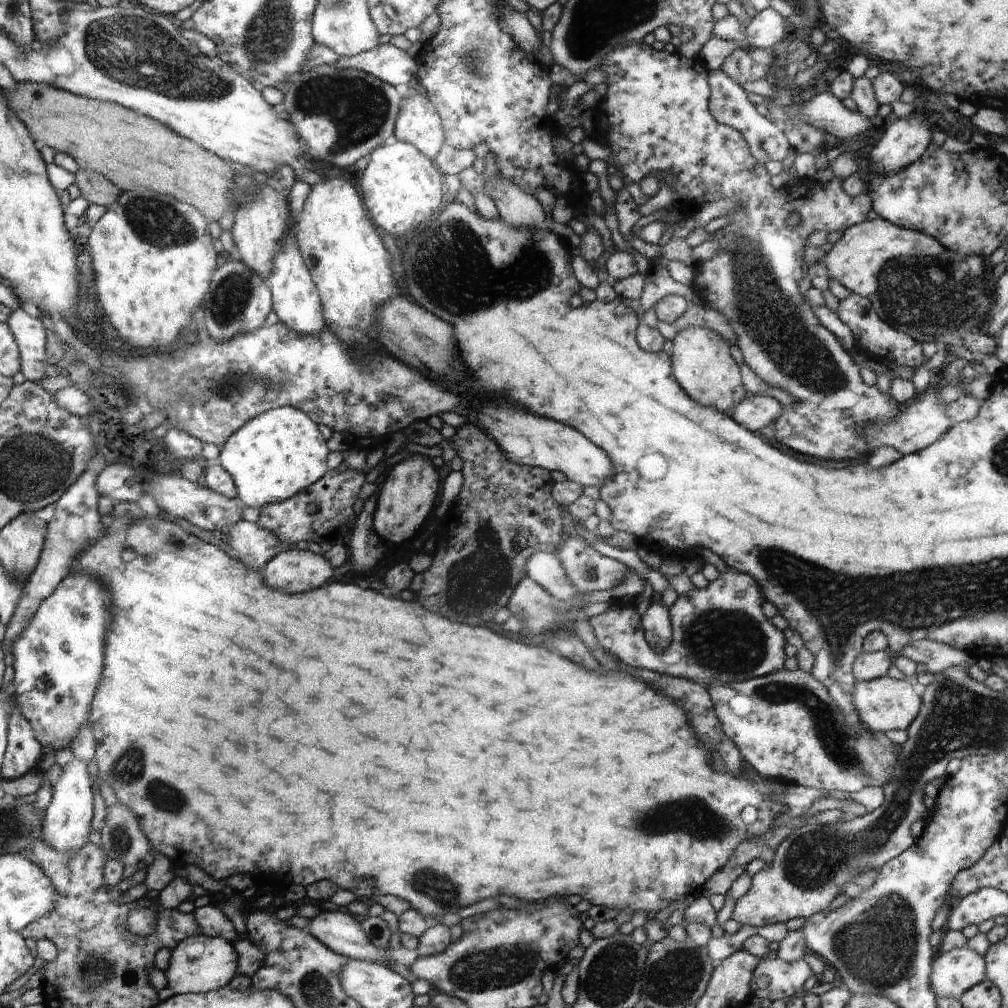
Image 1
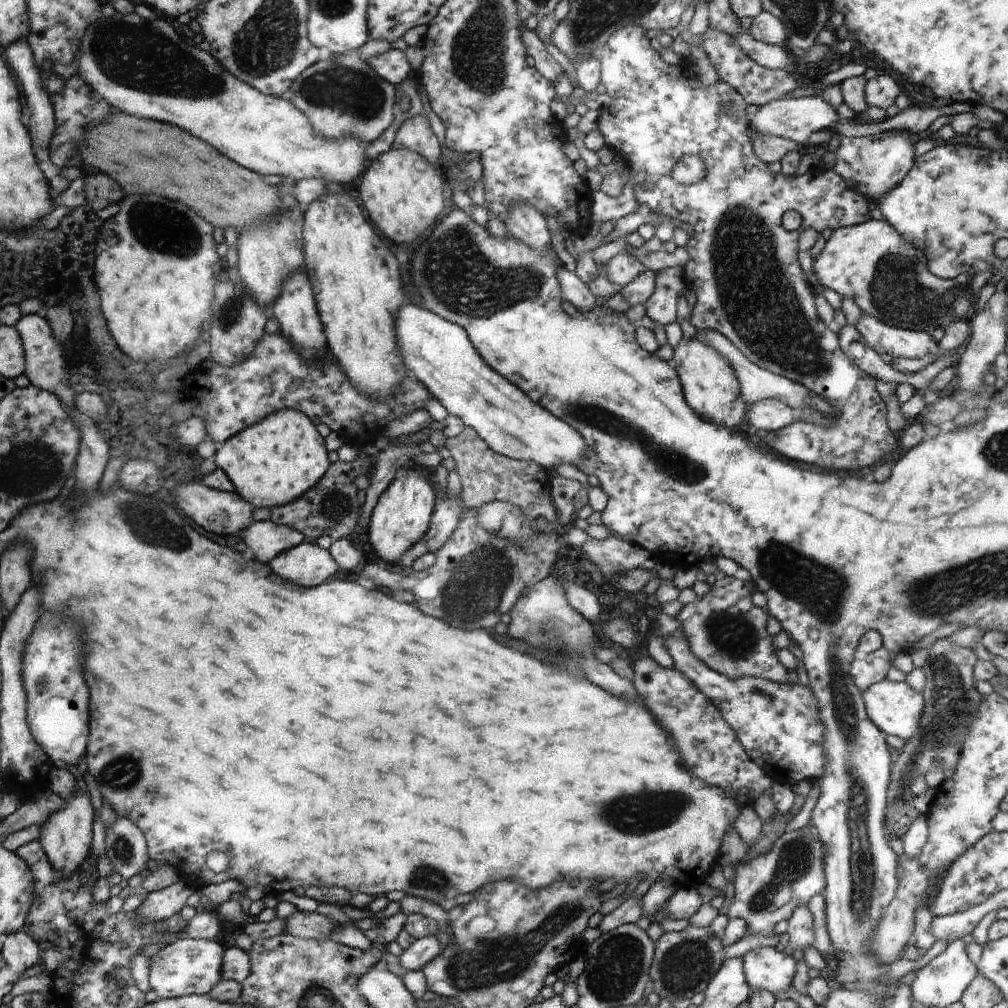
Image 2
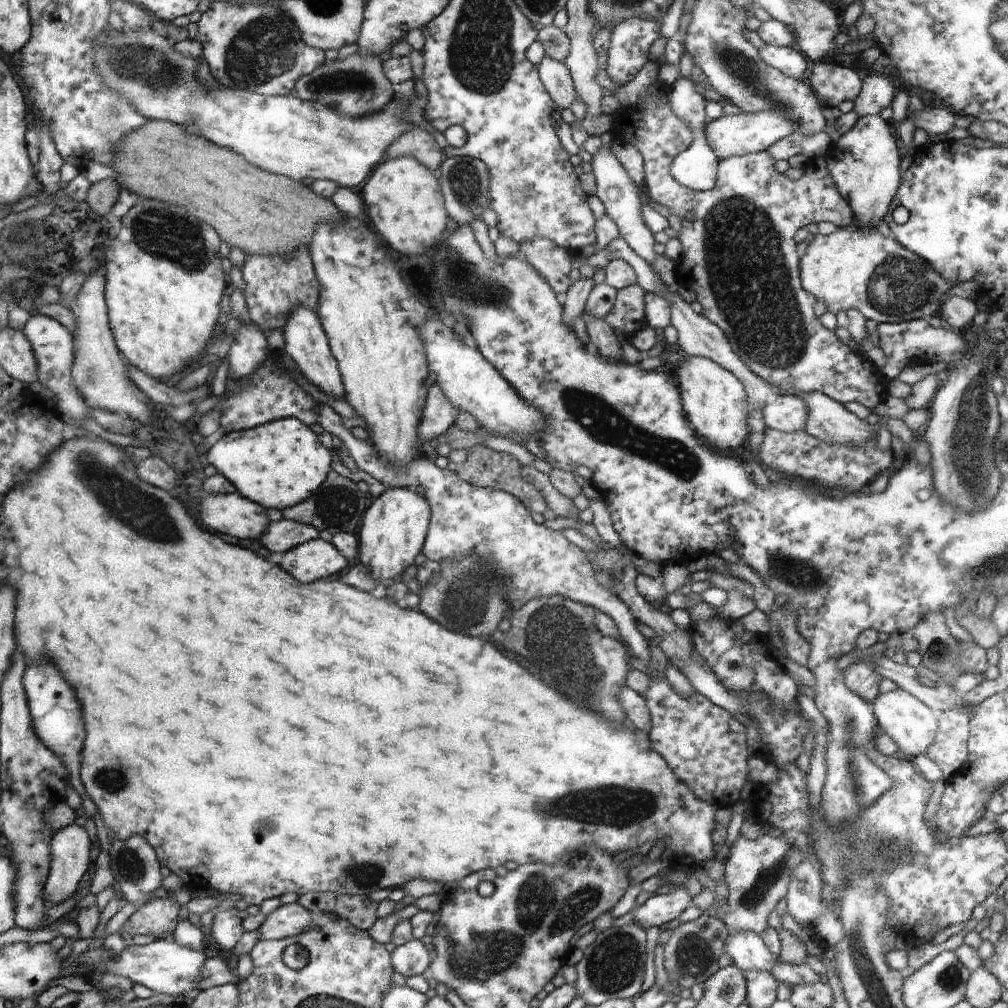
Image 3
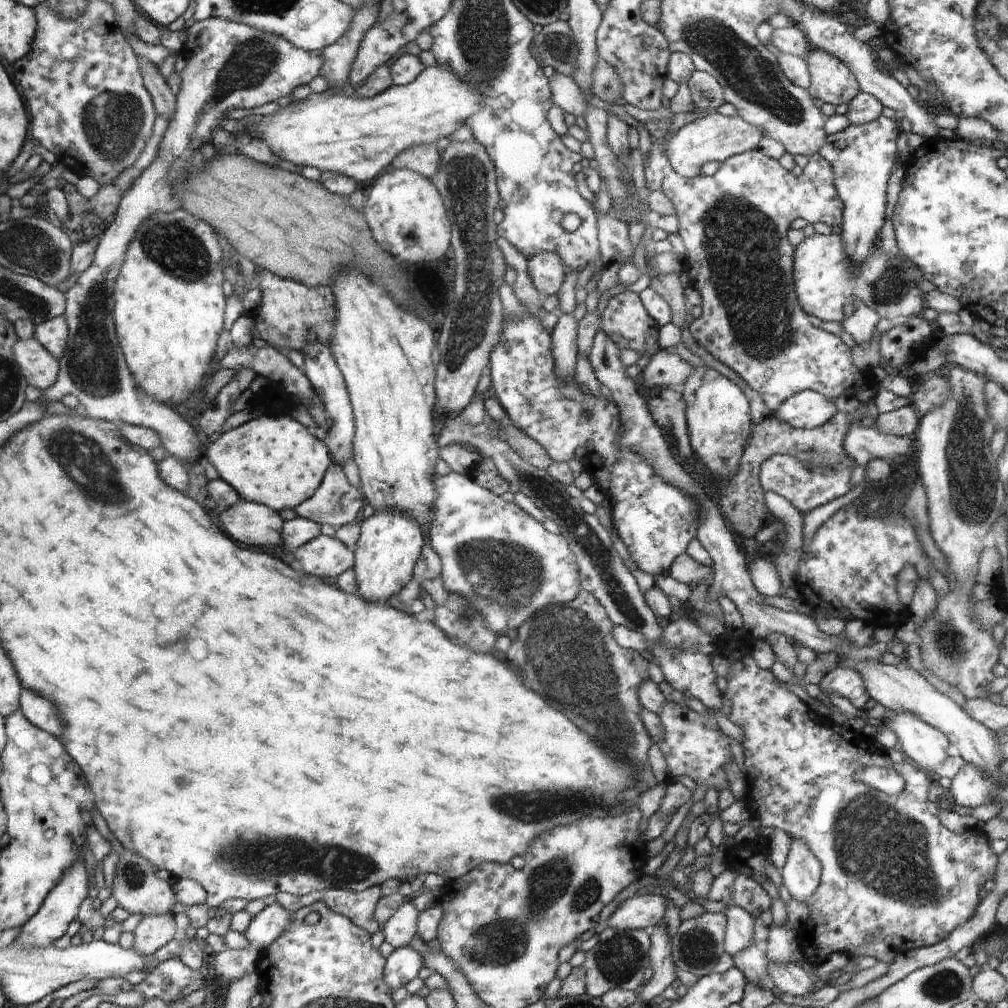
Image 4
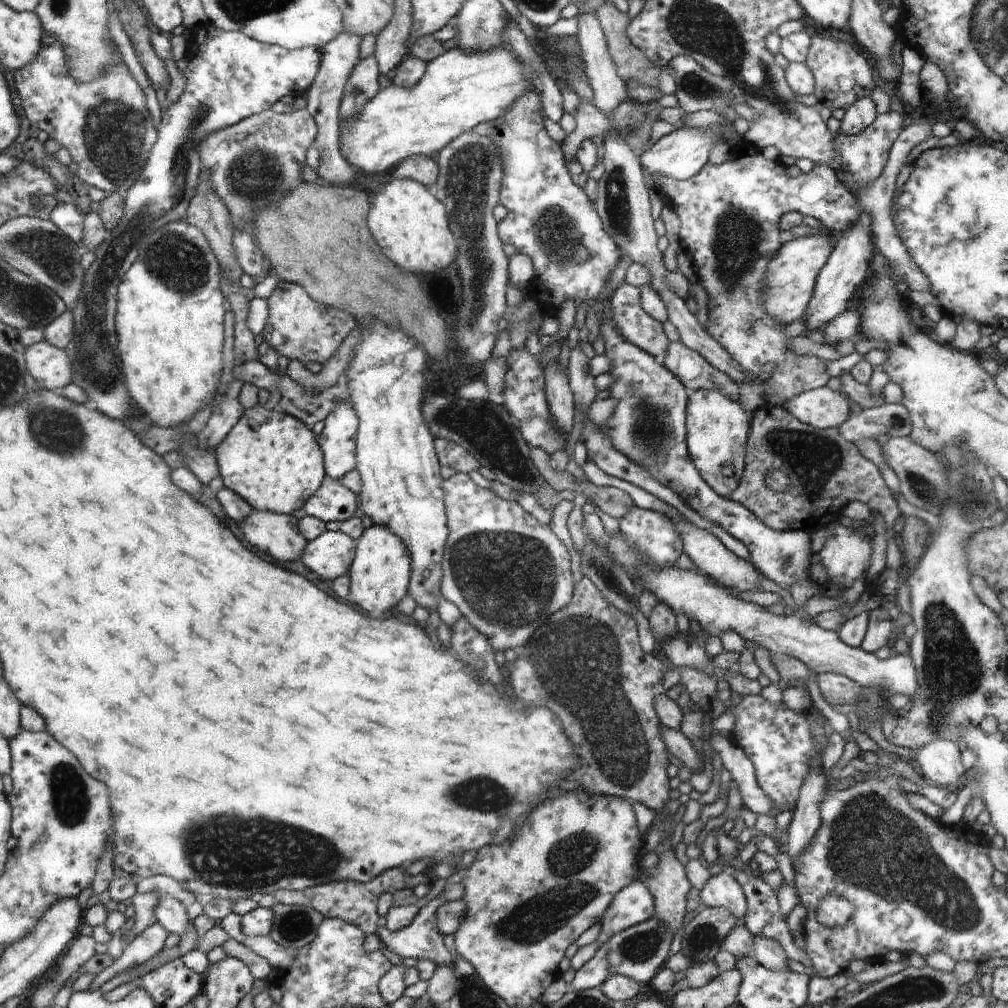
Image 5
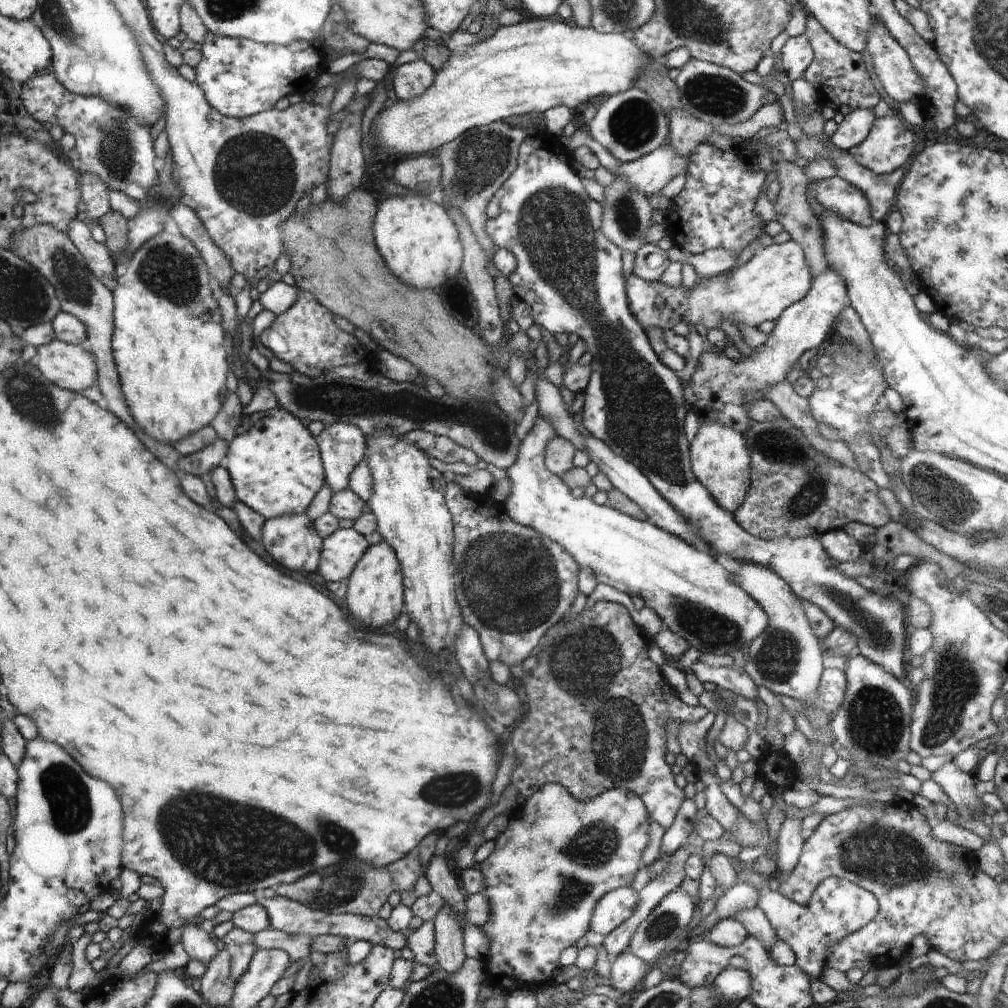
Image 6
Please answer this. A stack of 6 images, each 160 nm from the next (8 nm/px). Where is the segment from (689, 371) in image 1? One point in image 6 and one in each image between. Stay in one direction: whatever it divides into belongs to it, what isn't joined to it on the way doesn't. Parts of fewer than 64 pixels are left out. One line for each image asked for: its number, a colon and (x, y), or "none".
2: (710, 387)
3: (714, 402)
4: (719, 423)
5: (717, 429)
6: (720, 459)

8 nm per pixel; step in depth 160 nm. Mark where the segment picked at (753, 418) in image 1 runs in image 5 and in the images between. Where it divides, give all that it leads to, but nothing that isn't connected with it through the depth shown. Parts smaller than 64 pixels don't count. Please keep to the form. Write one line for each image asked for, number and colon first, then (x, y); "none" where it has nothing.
2: (769, 415)
3: (786, 413)
4: (808, 409)
5: (822, 408)

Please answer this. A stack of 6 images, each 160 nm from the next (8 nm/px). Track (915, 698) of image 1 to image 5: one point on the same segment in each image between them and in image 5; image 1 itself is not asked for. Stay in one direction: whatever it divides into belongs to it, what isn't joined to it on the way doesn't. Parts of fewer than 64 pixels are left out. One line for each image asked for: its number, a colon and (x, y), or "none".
2: (895, 708)
3: (909, 722)
4: (928, 747)
5: (939, 762)

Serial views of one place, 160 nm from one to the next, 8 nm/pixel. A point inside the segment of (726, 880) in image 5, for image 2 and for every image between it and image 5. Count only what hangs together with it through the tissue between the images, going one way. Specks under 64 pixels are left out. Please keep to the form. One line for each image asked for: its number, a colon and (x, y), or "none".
2: (765, 968)
3: (746, 950)
4: (739, 933)

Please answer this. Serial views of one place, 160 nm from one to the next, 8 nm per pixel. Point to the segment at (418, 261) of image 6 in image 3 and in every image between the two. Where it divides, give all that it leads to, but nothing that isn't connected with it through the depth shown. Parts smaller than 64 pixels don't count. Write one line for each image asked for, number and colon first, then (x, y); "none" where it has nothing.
3: (404, 201)
4: (405, 212)
5: (407, 221)

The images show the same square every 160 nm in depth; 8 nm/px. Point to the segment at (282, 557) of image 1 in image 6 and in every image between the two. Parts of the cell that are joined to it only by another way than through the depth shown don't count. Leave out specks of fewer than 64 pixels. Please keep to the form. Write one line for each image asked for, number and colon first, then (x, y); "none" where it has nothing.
2: (308, 565)
3: (314, 560)
4: (325, 557)
5: (330, 555)
6: (344, 548)

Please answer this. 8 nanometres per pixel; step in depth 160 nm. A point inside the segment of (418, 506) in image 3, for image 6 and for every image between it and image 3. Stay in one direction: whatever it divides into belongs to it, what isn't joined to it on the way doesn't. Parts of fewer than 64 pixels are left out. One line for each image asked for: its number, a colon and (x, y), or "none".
4: (390, 543)
5: (379, 575)
6: (375, 589)

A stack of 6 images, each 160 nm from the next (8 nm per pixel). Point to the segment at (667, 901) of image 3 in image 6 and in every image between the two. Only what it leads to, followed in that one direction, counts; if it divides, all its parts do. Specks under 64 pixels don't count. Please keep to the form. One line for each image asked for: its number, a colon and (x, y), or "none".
4: (642, 910)
5: (634, 904)
6: (616, 906)

